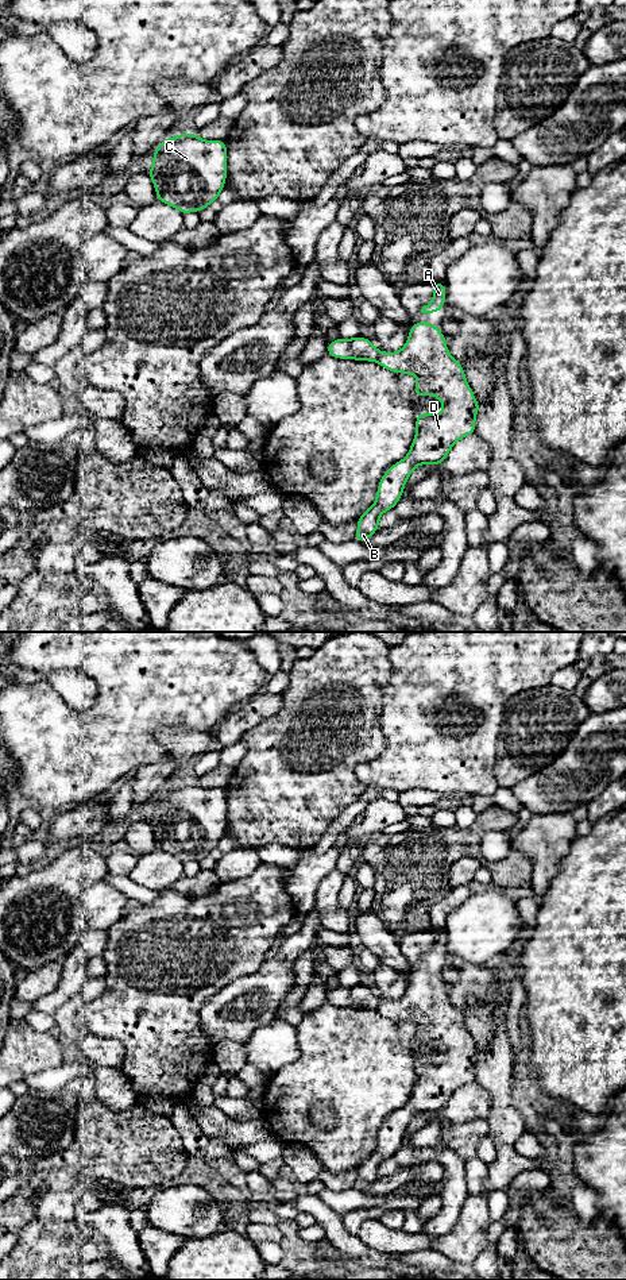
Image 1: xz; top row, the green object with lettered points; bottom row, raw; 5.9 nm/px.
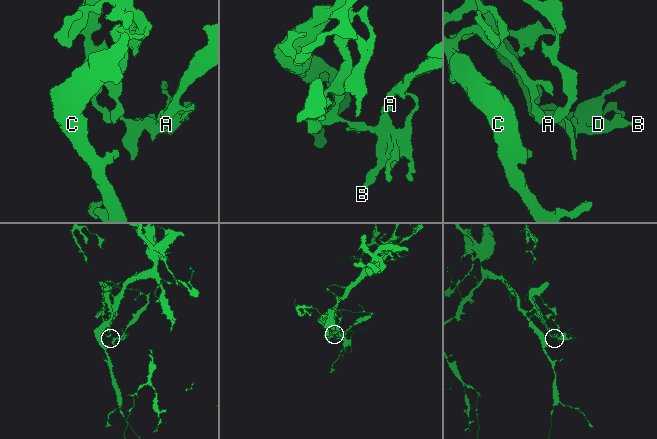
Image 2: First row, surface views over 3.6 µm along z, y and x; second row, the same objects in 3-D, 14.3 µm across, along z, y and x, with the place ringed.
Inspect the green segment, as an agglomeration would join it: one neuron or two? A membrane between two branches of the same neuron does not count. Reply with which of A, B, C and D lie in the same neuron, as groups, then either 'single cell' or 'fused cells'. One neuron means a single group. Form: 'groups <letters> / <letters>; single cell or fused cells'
groups A B D / C; fused cells

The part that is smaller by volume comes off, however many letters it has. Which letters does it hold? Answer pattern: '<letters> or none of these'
A, B, D

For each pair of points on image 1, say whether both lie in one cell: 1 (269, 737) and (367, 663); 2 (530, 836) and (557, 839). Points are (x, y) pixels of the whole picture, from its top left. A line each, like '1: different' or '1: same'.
1: same
2: same

